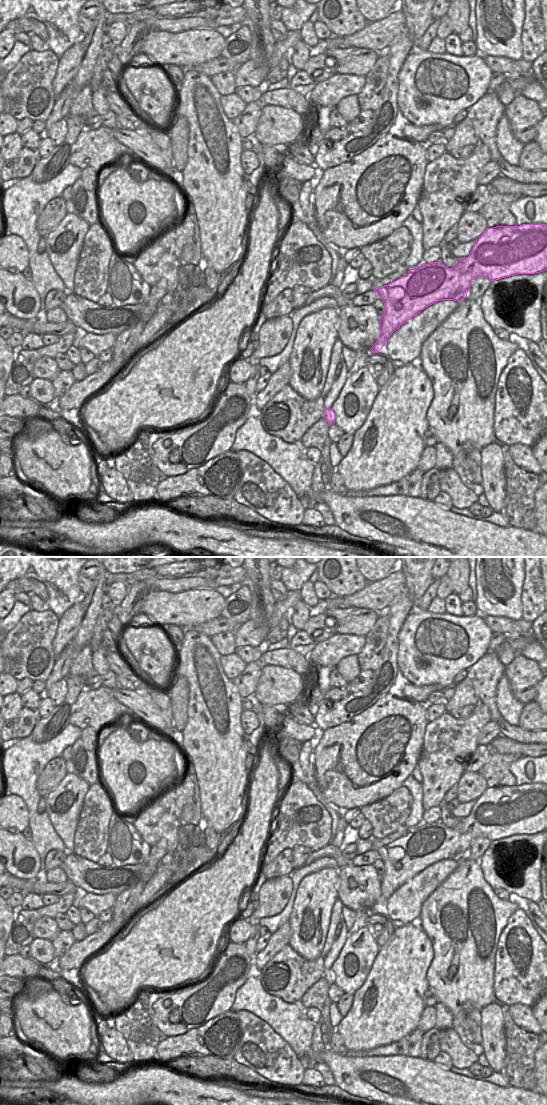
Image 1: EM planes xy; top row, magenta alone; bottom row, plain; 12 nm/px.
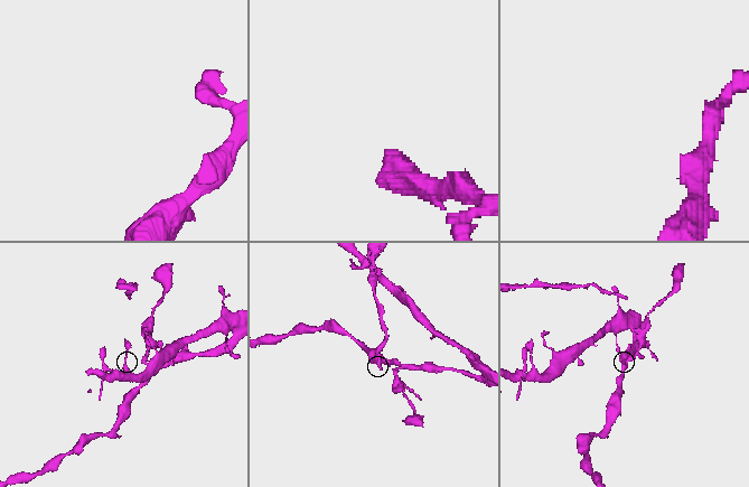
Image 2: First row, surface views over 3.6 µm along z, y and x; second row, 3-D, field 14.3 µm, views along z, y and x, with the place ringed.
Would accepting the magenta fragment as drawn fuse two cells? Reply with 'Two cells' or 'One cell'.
Two cells.

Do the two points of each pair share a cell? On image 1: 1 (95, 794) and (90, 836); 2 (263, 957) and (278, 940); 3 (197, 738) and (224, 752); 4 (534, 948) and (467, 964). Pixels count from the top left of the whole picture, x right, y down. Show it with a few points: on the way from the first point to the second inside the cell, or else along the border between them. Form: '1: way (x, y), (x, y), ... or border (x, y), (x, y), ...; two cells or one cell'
1: way (95, 804), (92, 826); one cell
2: way (266, 953), (275, 944); one cell
3: way (204, 740), (210, 740), (217, 747); one cell
4: border (500, 934), (492, 980); two cells

